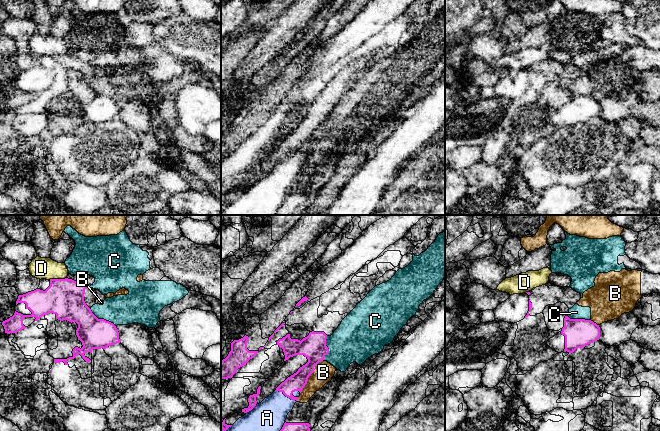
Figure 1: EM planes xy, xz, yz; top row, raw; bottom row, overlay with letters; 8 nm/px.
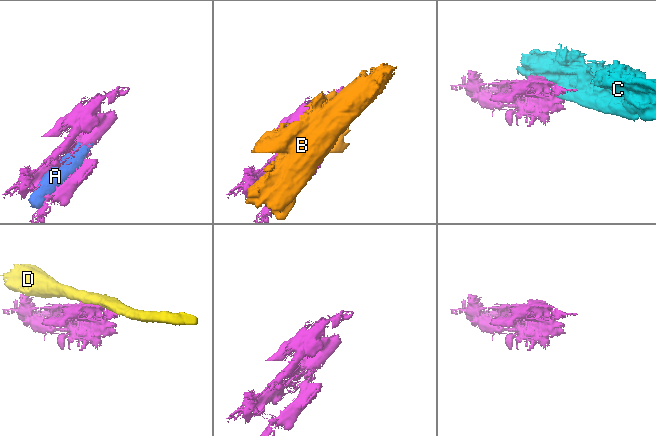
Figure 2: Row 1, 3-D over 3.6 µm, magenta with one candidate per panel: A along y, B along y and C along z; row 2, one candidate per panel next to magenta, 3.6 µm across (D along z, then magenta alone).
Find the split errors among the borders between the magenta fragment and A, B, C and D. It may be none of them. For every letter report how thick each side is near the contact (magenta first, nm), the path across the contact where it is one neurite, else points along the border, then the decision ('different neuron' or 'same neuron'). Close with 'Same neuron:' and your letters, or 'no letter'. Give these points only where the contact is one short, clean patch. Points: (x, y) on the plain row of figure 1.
A: calibres 140 and 280 nm; different neuron
B: calibres 200 and 160 nm; different neuron
C: calibres 240 and 240 nm; different neuron
D: calibres 300 and 180 nm; different neuron
Same neuron: no letter

